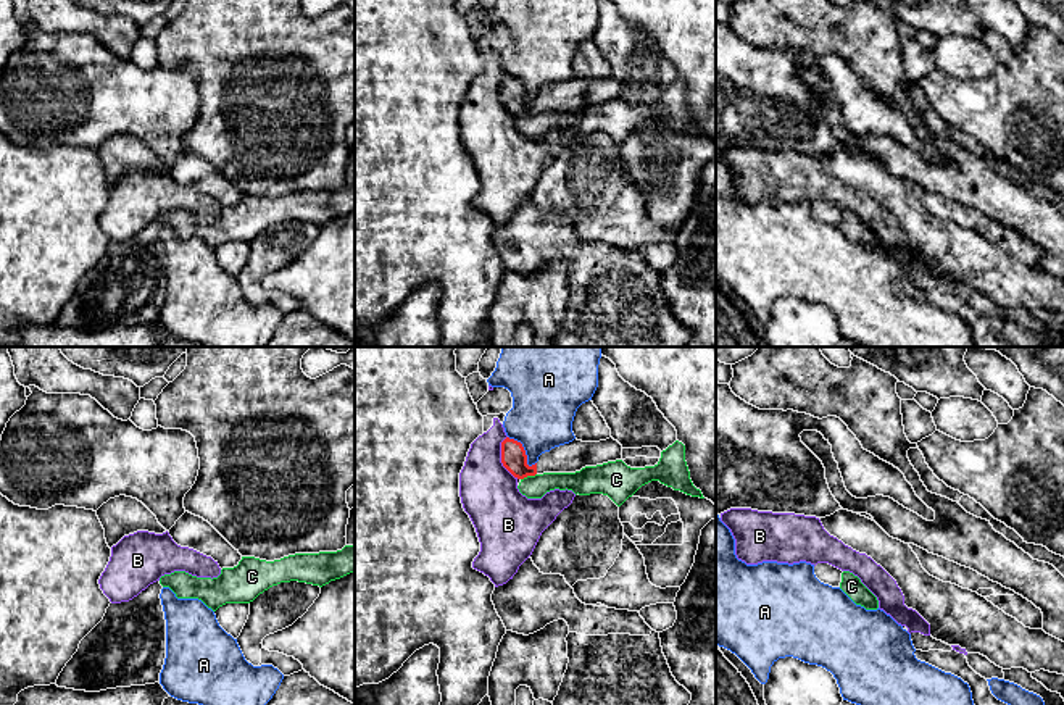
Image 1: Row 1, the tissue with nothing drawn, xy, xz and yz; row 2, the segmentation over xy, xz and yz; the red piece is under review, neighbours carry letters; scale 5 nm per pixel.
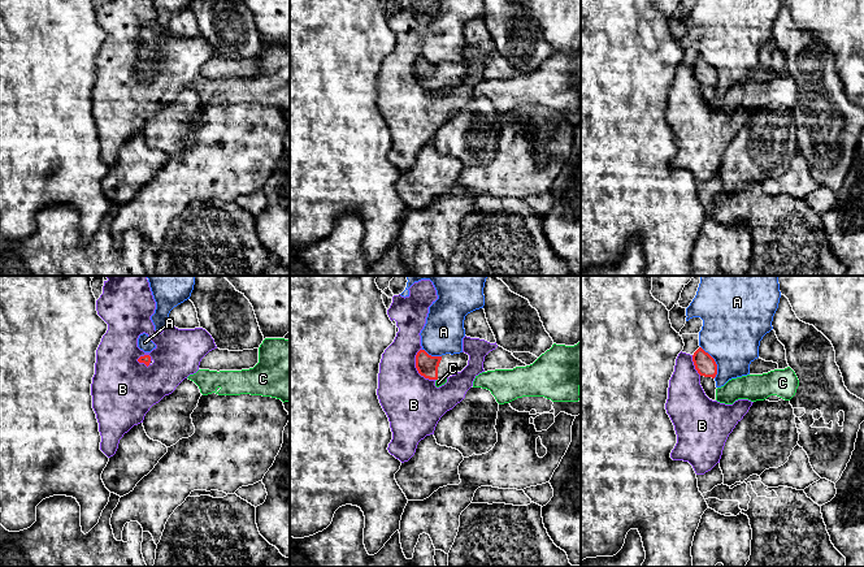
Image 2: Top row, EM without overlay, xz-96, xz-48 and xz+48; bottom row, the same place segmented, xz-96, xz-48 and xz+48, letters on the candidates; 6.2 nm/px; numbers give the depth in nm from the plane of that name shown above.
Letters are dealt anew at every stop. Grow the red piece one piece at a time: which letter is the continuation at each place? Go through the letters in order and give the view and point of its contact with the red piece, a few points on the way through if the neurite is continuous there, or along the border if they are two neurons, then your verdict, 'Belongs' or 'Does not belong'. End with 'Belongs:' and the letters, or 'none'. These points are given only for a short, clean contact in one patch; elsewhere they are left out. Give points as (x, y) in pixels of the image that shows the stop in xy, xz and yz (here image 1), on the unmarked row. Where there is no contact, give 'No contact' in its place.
A: Touches red at xz (524, 89). Does not belong
B: Touches red at xz (502, 97). Boundary: xz (507, 75), (502, 81), (502, 102), (518, 116). Does not belong
C: Touches red at xz (527, 113). Boundary: xz (536, 112), (521, 118). Does not belong
Belongs: none

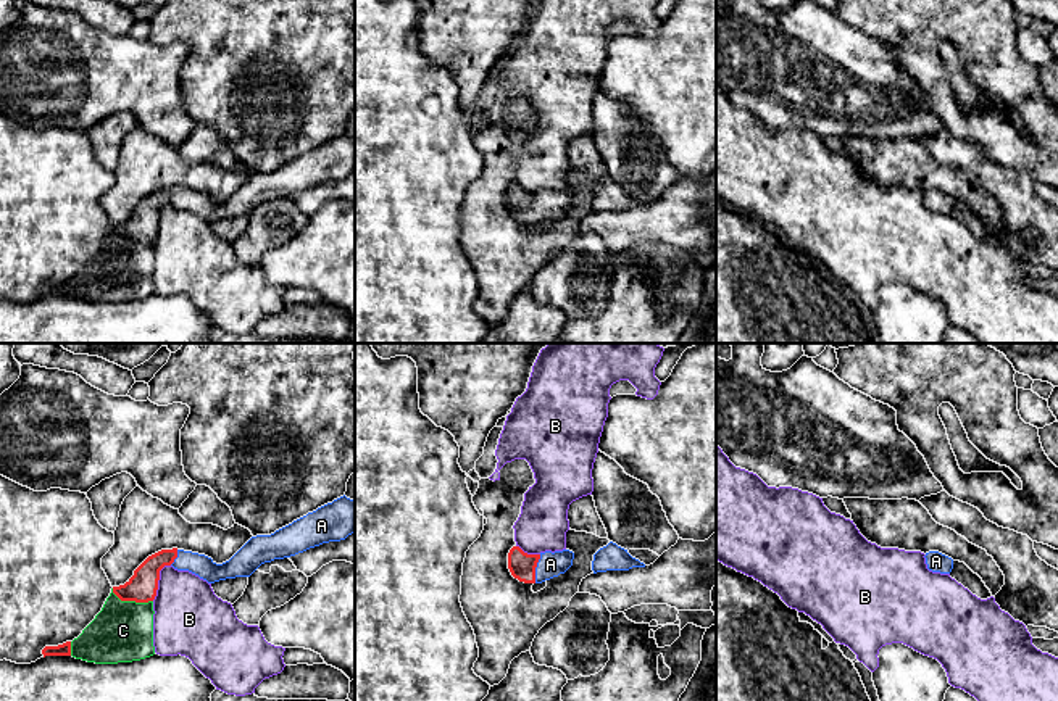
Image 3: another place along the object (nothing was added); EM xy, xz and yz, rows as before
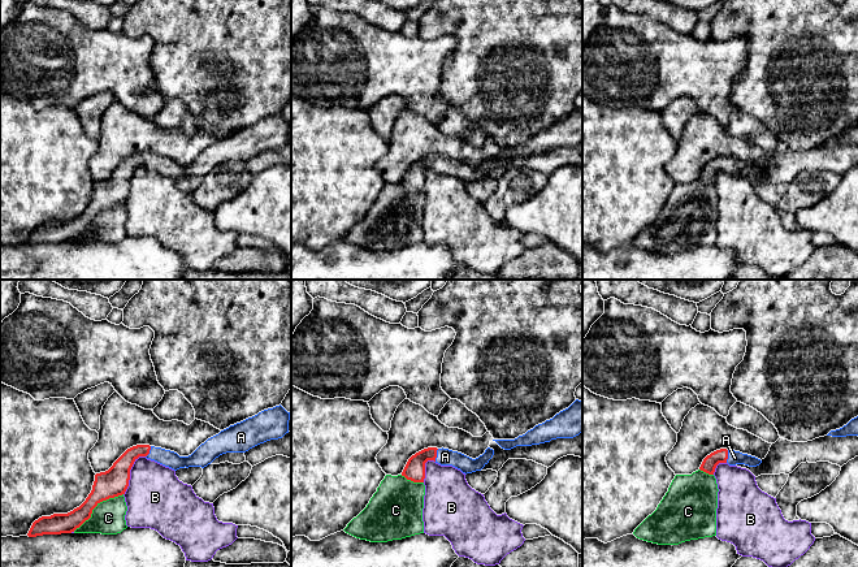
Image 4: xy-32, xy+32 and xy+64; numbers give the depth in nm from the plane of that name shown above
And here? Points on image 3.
A: Touches red at xz (534, 208). Path across: xz (521, 203), (534, 208), (550, 203). Belongs
B: Touches red at xy (158, 218). Does not belong
C: Touches red at xy (131, 239). Does not belong
Belongs: A

